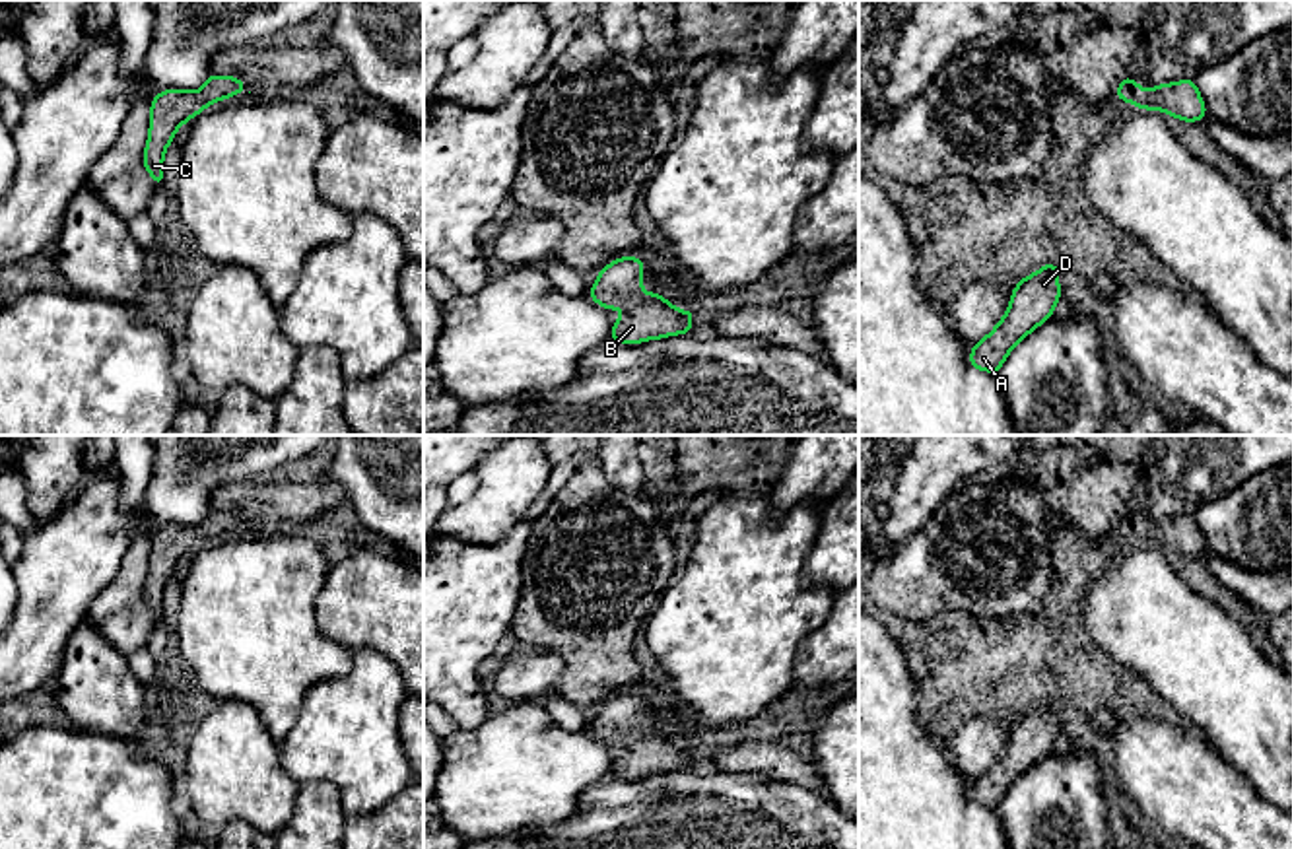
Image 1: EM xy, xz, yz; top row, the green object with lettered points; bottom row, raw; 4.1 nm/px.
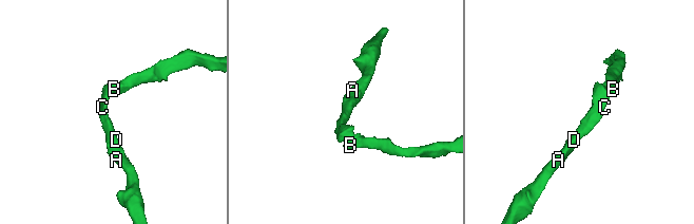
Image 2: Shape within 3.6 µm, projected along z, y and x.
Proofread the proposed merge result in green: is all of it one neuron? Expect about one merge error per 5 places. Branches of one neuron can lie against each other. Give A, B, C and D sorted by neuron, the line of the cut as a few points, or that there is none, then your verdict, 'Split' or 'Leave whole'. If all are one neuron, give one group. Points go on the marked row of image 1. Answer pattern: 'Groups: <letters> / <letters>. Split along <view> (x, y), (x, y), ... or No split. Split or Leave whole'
Groups: A B C D. No split. Leave whole

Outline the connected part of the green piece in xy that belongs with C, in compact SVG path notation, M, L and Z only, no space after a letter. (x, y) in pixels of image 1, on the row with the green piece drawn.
M210 74L200 91L165 89L150 101L152 119L142 163L153 177L155 188L163 187L163 155L177 128L214 101L241 91L249 91L249 87L239 78Z

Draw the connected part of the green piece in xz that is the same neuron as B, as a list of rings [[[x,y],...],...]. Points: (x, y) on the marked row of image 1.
[[[637,256],[616,258],[598,270],[595,286],[587,291],[606,311],[622,309],[624,305],[629,307],[612,324],[610,340],[639,344],[672,334],[690,334],[696,311],[676,309],[659,291],[643,293],[643,268],[645,262]]]

